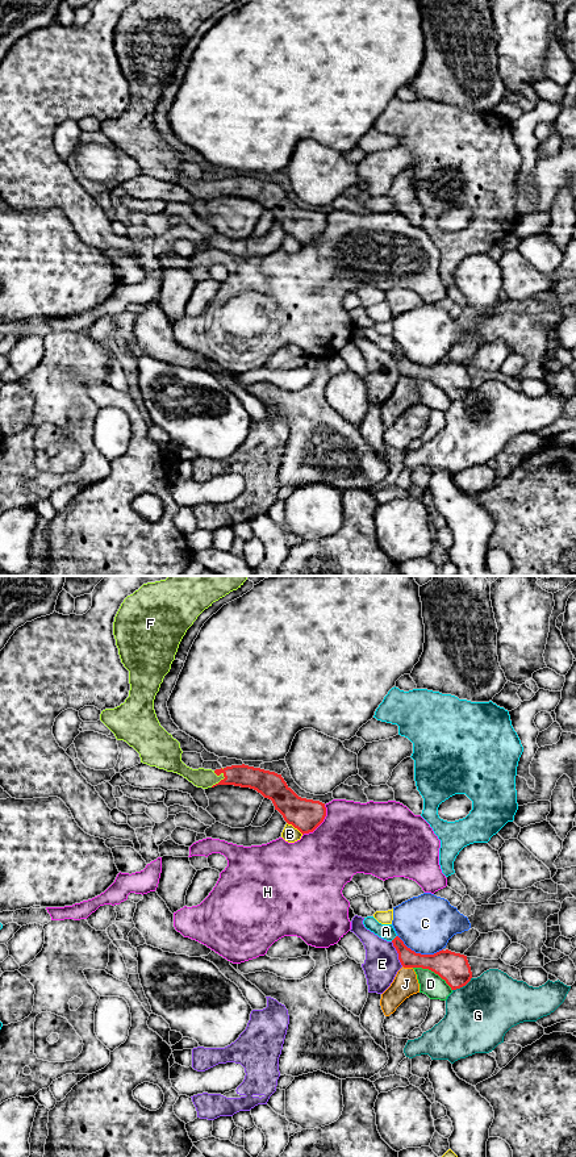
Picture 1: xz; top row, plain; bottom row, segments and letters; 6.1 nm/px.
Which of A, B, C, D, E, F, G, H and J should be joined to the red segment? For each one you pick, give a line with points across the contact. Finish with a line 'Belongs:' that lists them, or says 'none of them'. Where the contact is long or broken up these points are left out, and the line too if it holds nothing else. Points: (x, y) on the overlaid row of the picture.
F: Path across: xz (262, 781), (253, 777), (221, 780), (200, 777)
Belongs: F

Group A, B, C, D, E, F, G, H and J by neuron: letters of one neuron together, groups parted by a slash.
A / B / C / D / E / F / G / H / J

